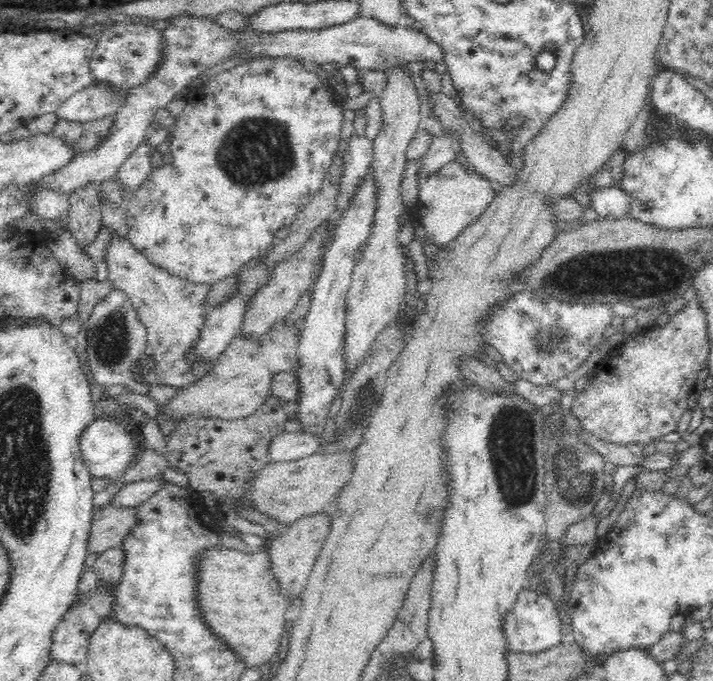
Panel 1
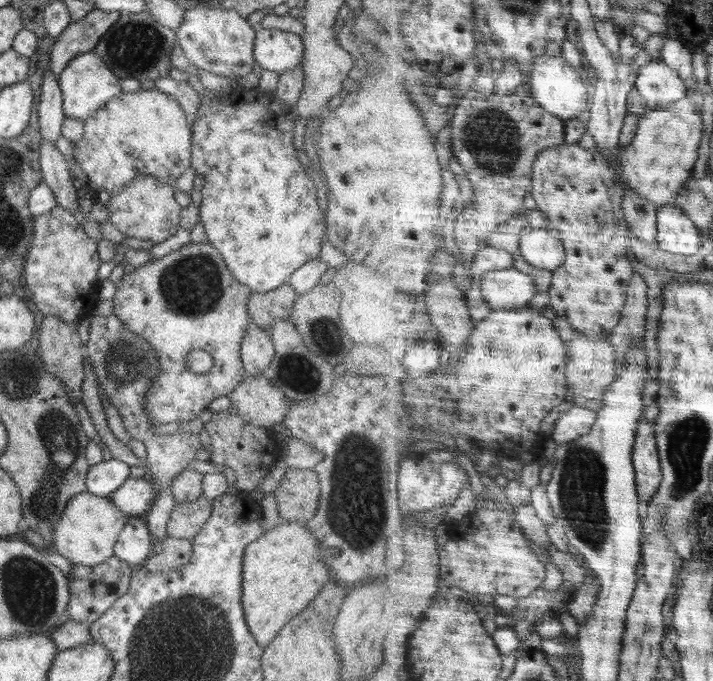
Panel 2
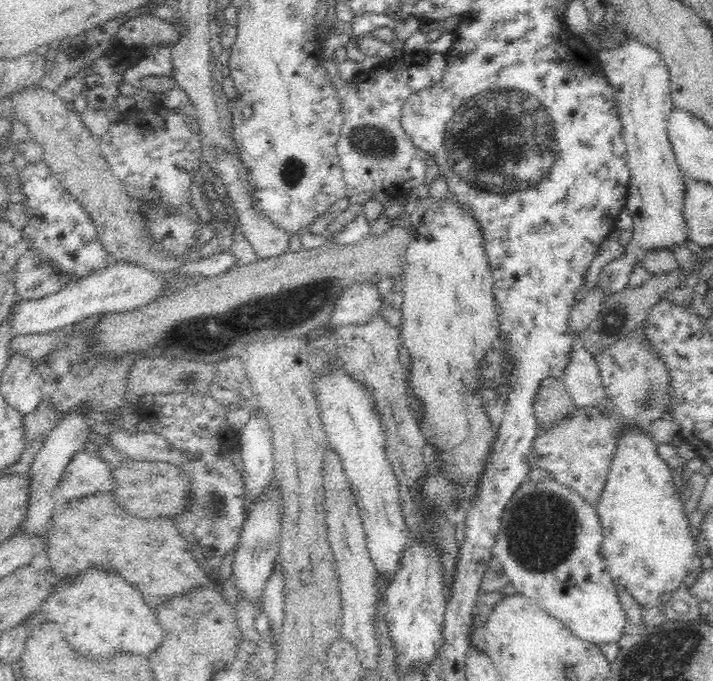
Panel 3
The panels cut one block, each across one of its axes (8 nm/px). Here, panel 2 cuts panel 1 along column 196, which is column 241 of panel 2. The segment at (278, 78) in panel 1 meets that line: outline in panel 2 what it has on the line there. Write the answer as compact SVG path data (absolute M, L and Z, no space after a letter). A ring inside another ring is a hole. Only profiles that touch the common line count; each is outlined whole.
M243 83L240 84L236 92L232 89L230 93L215 93L205 88L205 93L199 95L200 106L197 112L197 117L190 122L192 131L192 146L191 146L191 168L198 175L204 178L202 192L202 203L200 205L199 222L205 229L207 235L207 243L216 248L223 257L226 267L230 270L232 276L240 284L245 284L250 287L253 292L270 292L274 288L281 287L288 282L290 276L301 268L306 262L319 258L323 238L326 236L325 216L322 209L318 207L316 201L317 190L314 186L314 181L308 175L306 168L298 160L296 149L293 143L294 140L294 123L297 117L296 112L292 112L292 107L274 98L274 92L260 92L258 90L258 100L252 102L244 102L242 100L242 91L244 90Z

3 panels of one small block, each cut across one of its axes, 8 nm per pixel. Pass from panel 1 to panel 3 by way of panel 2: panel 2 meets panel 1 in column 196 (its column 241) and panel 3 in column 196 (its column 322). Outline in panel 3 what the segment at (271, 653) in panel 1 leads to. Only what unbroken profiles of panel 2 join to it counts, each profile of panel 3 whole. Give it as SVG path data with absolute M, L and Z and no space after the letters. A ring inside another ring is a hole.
M101 492L91 495L83 496L81 499L72 499L68 501L68 506L66 506L66 510L64 512L54 513L48 524L46 525L46 530L44 531L43 537L47 542L47 555L50 560L49 568L53 571L55 576L58 579L64 579L66 577L74 577L79 572L89 568L96 569L104 569L104 570L112 570L112 572L117 573L122 578L126 579L130 584L133 584L138 591L142 592L142 596L144 596L144 600L146 600L146 604L150 604L152 606L152 610L156 608L156 606L160 606L164 600L167 600L170 597L178 596L178 594L182 594L182 592L186 593L196 587L204 587L204 586L218 586L218 581L214 572L208 568L203 567L203 561L200 560L197 552L192 552L189 549L188 543L186 539L181 535L181 532L177 529L177 526L173 523L172 518L167 518L166 520L156 520L154 519L142 519L136 518L136 516L128 515L124 508L120 507L117 502L117 496L112 492Z

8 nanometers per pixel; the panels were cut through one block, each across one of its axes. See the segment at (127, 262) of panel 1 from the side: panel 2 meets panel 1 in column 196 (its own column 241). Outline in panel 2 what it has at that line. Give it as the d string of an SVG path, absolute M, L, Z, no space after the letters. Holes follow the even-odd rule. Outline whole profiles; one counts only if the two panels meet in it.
M209 243L186 244L160 260L136 267L134 272L124 274L122 280L116 283L113 314L132 332L147 340L157 352L160 362L160 376L151 384L145 398L145 409L153 424L173 428L181 421L194 420L210 401L218 396L228 396L238 383L250 377L243 368L240 347L242 337L252 322L248 313L252 292L250 287L234 279L220 252ZM194 349L205 350L212 355L214 366L208 374L194 374L186 368L187 354Z

